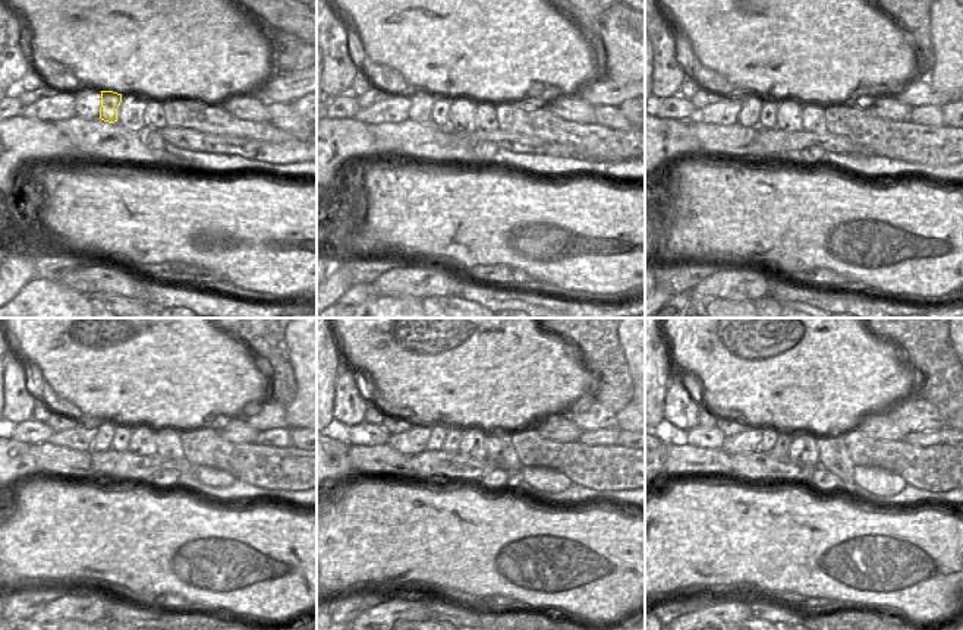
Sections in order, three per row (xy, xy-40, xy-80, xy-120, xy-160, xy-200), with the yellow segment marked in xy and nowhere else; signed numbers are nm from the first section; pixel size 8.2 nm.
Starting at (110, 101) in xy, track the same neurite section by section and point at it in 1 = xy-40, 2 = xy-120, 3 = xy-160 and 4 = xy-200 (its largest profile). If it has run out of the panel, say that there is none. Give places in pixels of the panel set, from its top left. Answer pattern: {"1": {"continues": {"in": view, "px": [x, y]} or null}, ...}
{"1": {"continues": {"in": "xy-40", "px": [441, 103]}}, "2": {"continues": {"in": "xy-120", "px": [120, 440]}}, "3": {"continues": {"in": "xy-160", "px": [453, 438]}}, "4": {"continues": {"in": "xy-200", "px": [781, 446]}}}

